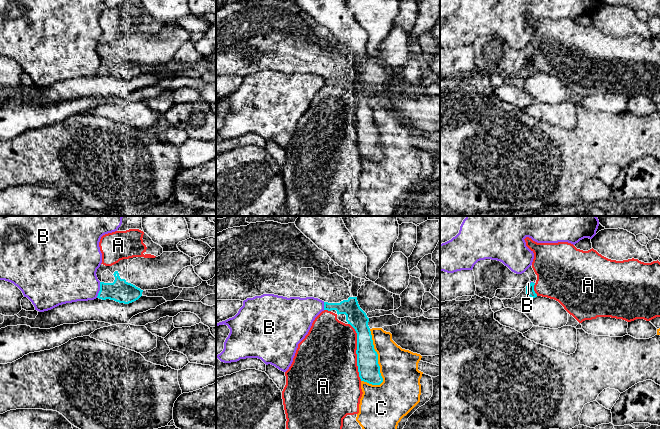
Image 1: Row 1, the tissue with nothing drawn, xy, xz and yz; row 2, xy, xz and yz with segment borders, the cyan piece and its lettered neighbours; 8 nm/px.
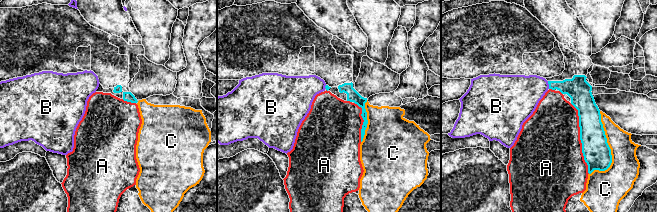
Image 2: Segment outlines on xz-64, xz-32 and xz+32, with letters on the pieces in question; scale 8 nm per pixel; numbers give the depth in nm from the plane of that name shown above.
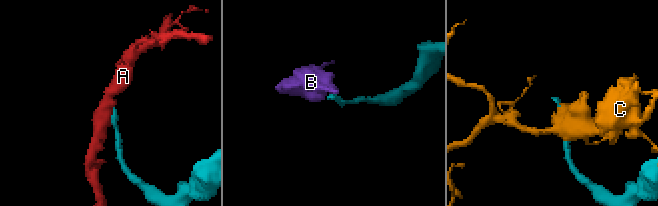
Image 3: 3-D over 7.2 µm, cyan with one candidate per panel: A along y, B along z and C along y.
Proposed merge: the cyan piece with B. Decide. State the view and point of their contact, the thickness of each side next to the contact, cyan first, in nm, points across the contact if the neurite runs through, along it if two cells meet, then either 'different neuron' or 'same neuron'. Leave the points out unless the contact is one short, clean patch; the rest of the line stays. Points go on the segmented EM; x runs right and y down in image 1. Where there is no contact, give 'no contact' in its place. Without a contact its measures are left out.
meets cyan in xy at (100, 290); 180 nm thick on the cyan side, 380 nm on the other; border along xy (100, 282), (100, 290), (96, 297); different neuron

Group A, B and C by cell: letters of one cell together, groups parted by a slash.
A / B / C

